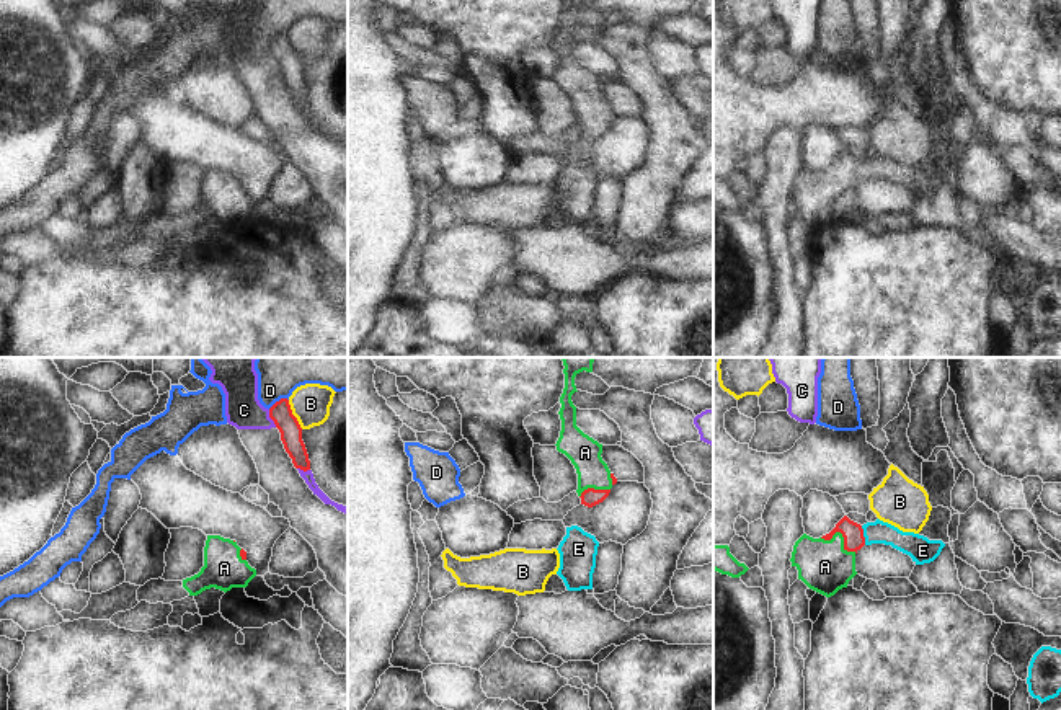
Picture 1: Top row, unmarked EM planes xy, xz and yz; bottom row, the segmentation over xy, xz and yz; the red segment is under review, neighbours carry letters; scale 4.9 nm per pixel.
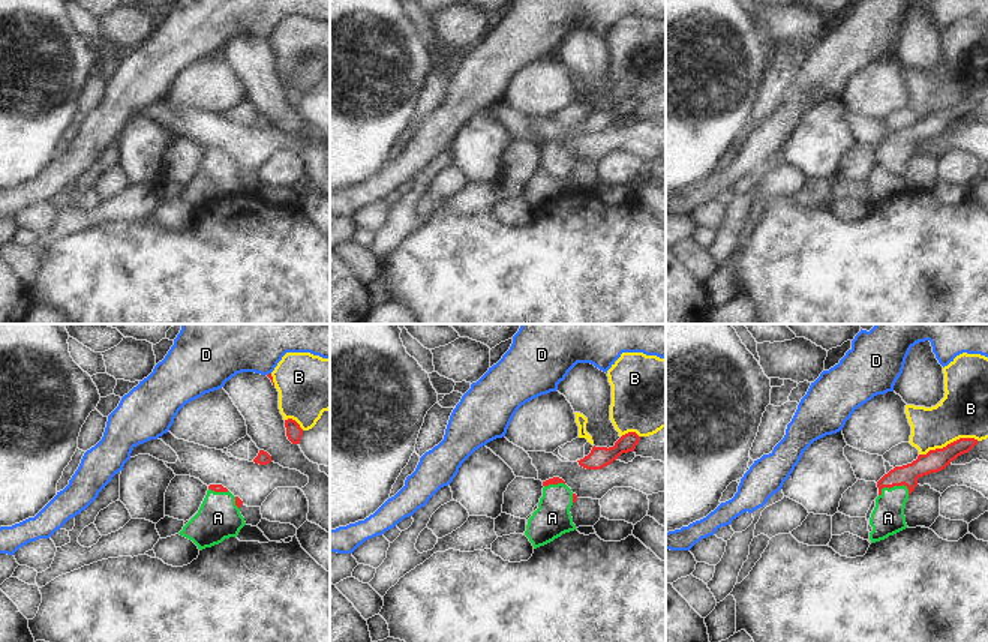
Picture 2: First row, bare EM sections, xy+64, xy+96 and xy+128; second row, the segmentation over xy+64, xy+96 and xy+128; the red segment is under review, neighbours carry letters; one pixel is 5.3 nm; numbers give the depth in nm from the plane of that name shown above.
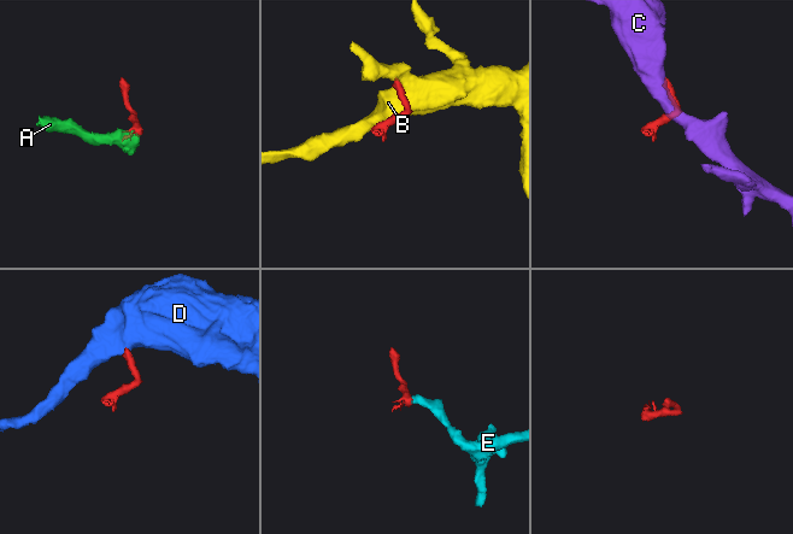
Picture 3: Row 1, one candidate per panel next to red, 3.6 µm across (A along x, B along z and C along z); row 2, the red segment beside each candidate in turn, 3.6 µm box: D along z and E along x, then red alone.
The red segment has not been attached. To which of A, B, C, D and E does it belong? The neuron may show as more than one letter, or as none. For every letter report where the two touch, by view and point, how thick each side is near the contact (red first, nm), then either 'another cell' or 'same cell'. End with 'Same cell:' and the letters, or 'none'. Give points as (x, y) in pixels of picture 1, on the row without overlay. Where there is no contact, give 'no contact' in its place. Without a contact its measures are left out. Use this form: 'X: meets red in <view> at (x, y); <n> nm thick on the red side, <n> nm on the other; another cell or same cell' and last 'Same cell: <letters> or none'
A: meets red in yz at (843, 170); 110 nm thick on the red side, 260 nm on the other; same cell
B: meets red in xy at (292, 49); 110 nm thick on the red side, 190 nm on the other; another cell
C: meets red in xy at (271, 53); 110 nm thick on the red side, 180 nm on the other; another cell
D: meets red in xy at (279, 35); 110 nm thick on the red side, 170 nm on the other; another cell
E: meets red in yz at (862, 170); 110 nm thick on the red side, 120 nm on the other; same cell
Same cell: A, E

